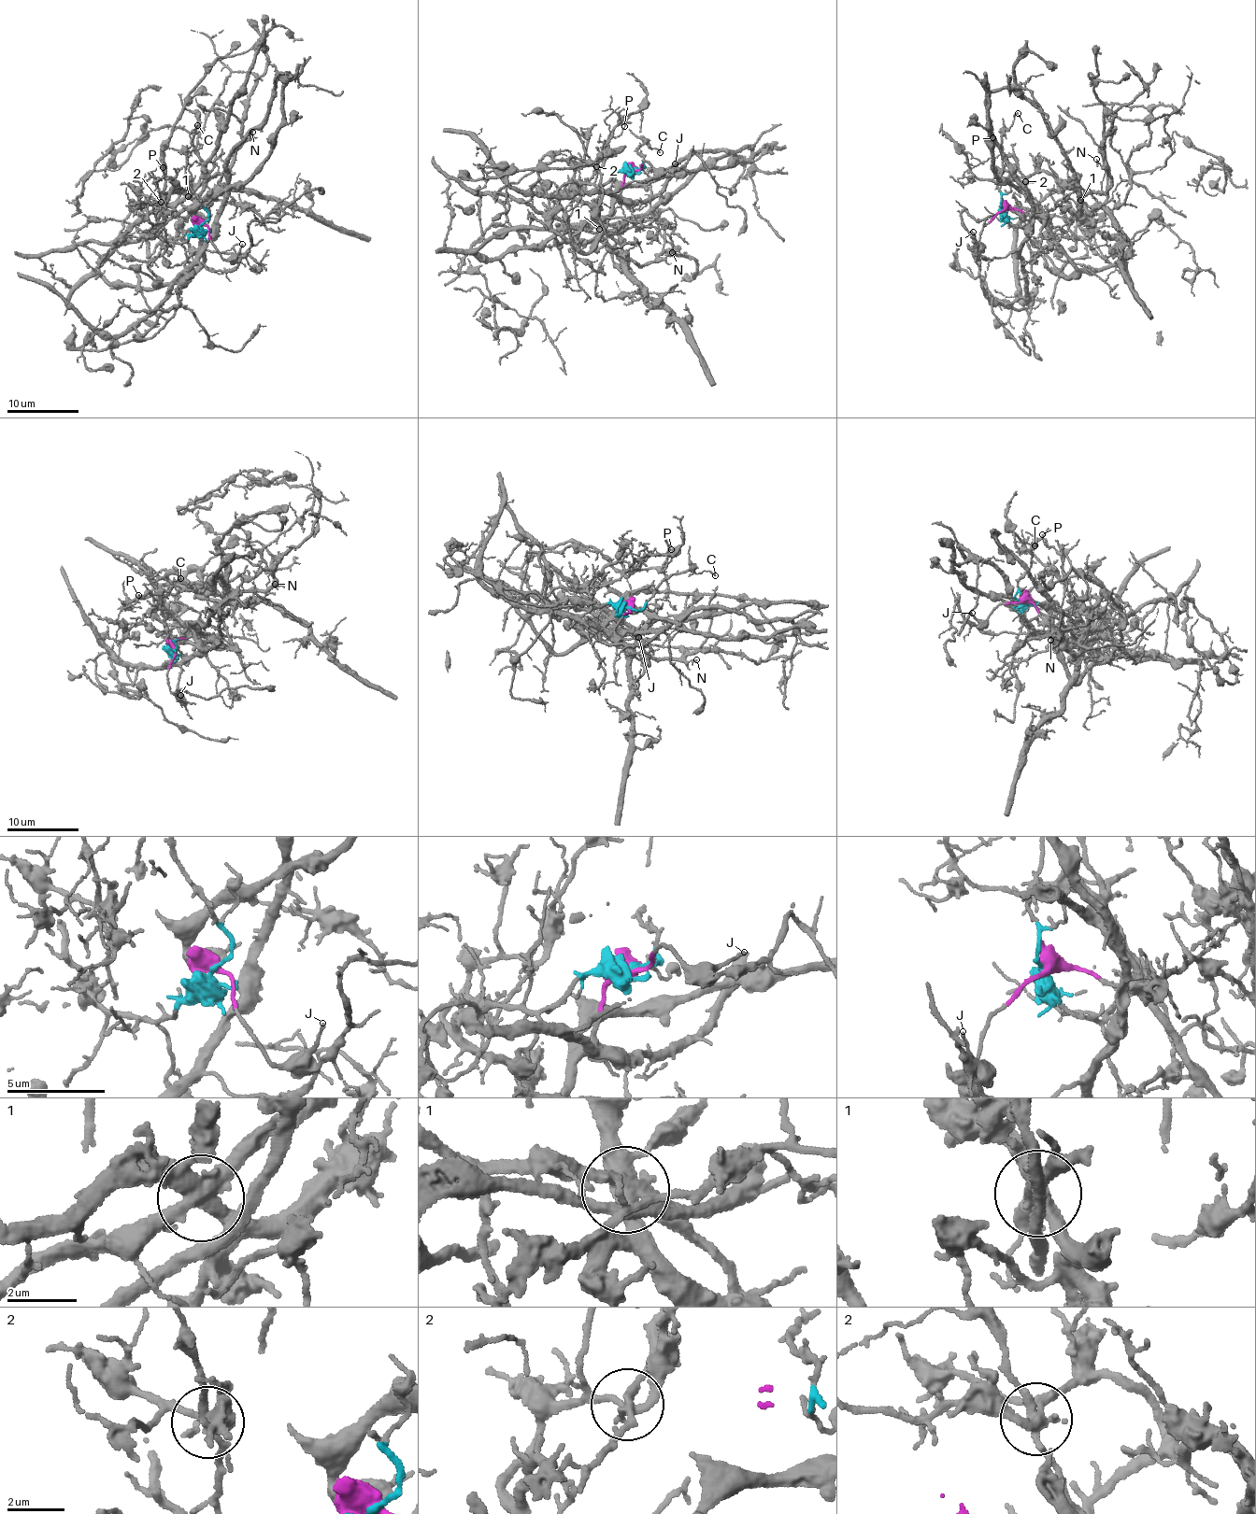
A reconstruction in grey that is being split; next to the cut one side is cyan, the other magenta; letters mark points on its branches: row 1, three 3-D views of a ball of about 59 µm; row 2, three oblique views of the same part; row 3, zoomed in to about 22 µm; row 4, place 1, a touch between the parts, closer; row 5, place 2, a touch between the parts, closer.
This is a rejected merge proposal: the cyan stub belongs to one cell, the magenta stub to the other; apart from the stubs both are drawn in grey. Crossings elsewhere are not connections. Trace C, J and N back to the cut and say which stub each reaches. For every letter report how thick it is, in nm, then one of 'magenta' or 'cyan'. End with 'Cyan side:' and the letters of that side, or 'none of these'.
C: 100 nm | cyan
J: 130 nm | magenta
N: 180 nm | magenta
Cyan side: C

